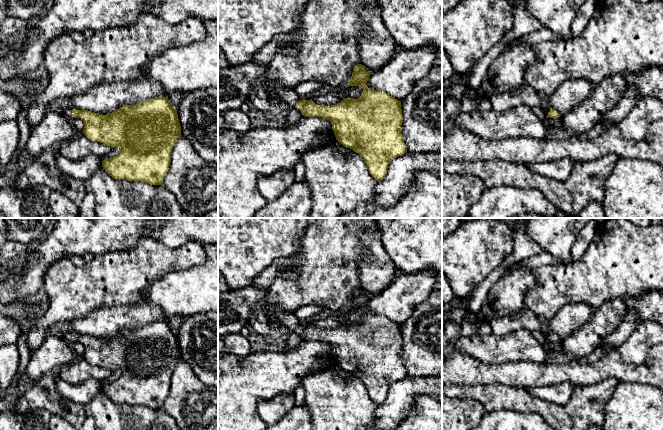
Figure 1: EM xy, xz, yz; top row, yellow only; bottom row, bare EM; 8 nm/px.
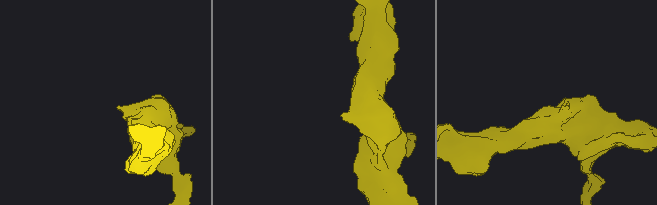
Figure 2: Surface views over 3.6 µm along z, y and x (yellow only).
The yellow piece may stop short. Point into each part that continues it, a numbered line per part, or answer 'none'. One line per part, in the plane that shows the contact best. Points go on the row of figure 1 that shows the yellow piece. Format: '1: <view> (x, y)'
1: xy (67, 112)

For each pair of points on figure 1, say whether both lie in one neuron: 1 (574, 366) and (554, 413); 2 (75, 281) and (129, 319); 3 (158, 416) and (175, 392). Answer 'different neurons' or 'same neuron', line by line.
1: different neurons
2: different neurons
3: different neurons

